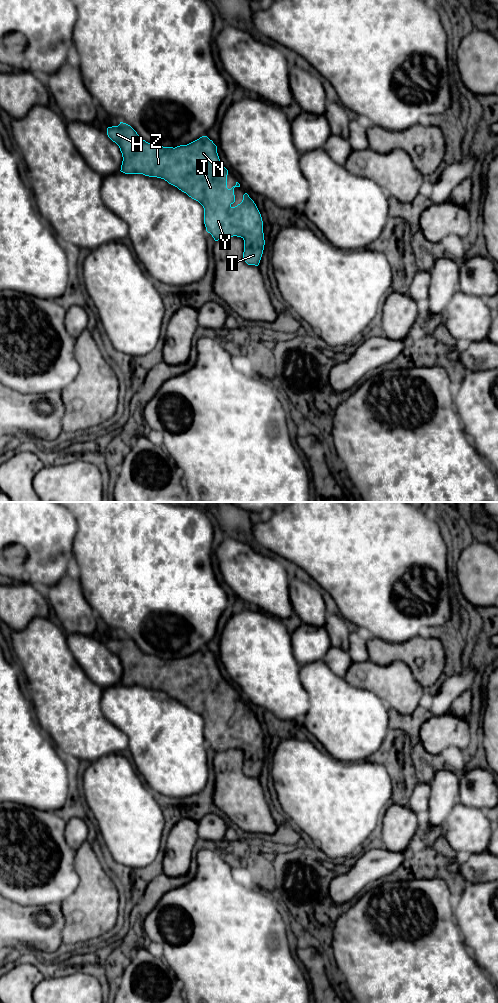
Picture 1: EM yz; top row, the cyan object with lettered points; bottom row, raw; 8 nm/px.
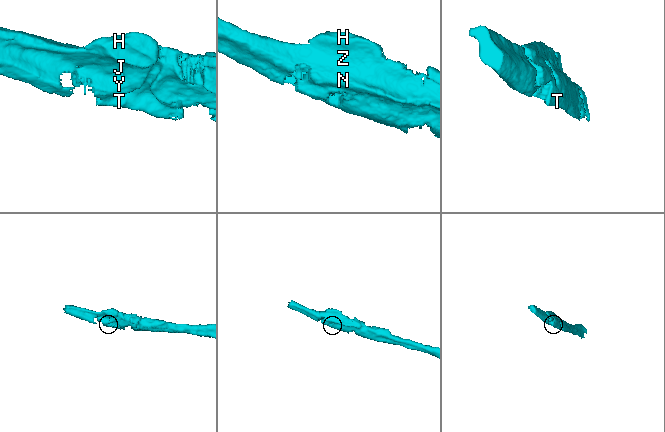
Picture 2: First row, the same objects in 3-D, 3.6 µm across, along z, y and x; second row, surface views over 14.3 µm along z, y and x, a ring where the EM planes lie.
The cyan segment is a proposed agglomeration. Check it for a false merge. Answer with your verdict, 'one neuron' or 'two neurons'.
one neuron

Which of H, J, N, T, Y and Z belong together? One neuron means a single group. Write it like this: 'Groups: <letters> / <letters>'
Groups: H J N T Y Z

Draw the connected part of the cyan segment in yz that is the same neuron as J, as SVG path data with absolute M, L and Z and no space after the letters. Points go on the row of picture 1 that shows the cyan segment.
M120 122L118 126L108 127L107 135L119 146L122 153L123 161L121 172L125 174L143 174L149 177L164 179L169 184L186 193L192 199L198 201L204 208L204 224L206 231L212 235L214 240L224 240L233 236L241 237L244 240L244 261L248 265L259 265L265 245L261 214L256 204L247 193L243 195L243 200L240 204L235 207L231 206L235 202L234 188L240 187L240 184L236 182L236 185L231 189L227 188L228 170L221 163L217 153L217 146L212 140L207 136L202 136L187 145L180 145L175 148L163 147L146 142L130 125L123 122Z

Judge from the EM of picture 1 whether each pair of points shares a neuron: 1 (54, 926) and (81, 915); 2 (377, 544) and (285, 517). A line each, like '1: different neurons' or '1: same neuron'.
1: different neurons
2: same neuron

